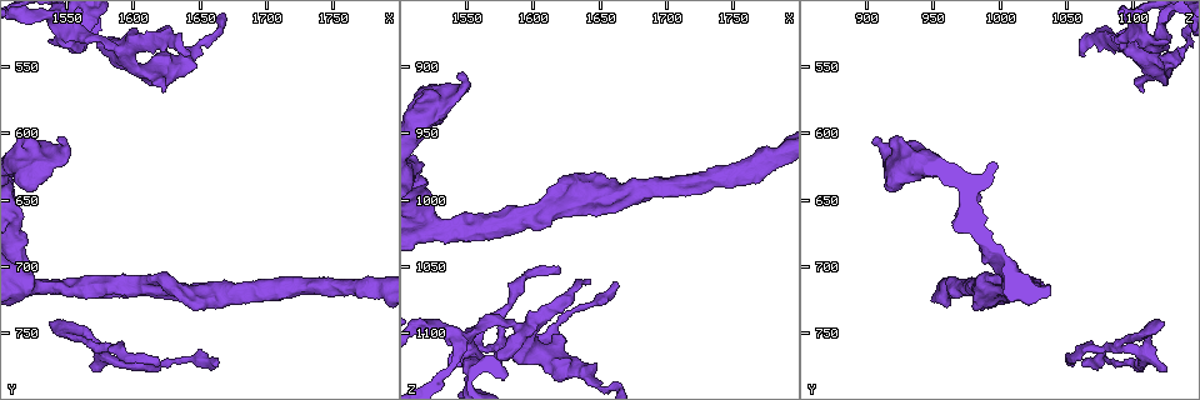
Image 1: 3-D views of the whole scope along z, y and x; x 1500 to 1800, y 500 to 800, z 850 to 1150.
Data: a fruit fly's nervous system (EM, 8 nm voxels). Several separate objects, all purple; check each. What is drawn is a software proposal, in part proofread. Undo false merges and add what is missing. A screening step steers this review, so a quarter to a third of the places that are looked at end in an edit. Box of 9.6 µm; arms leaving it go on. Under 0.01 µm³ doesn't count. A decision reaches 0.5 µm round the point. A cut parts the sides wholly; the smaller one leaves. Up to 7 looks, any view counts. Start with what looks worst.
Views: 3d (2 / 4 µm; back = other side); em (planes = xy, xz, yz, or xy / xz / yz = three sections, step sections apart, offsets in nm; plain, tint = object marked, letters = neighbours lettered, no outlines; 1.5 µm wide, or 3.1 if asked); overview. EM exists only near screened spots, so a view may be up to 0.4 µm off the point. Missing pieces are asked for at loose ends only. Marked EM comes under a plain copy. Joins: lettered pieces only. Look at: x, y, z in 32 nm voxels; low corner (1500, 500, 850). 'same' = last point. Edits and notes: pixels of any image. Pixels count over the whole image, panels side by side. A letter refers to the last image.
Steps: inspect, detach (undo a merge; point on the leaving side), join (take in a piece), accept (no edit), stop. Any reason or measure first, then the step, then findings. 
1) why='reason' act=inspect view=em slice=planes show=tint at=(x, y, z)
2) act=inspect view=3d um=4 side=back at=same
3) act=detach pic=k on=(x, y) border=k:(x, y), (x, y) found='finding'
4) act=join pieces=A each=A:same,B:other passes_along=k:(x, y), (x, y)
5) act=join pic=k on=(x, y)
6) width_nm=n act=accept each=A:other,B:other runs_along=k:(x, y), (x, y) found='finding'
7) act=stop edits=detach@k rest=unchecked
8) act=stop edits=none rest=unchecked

why='free end' act=inspect view=em slice=planes show=letters at=(1544, 606, 906)

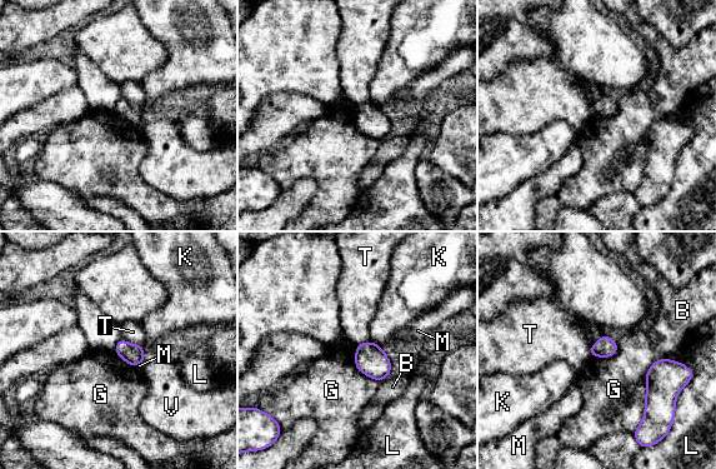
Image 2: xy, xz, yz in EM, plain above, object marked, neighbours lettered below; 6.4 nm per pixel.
act=accept each=B:other,G:other,K:other,L:other,M:other,T:other,V:other border=2:(679, 360), (650, 367), (634, 430) found='no lettered piece goes on from it'

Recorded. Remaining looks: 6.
why='free end' act=inspect view=3d um=2 at=(1664, 776, 1062)

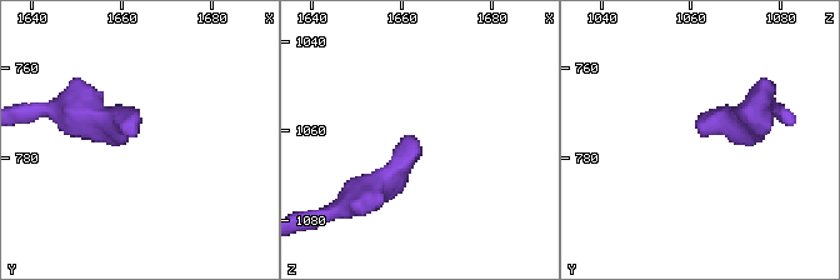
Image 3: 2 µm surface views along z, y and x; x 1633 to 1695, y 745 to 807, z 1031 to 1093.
why='need the tissue' act=inspect view=em slice=planes show=letters at=(1663, 775, 1063)

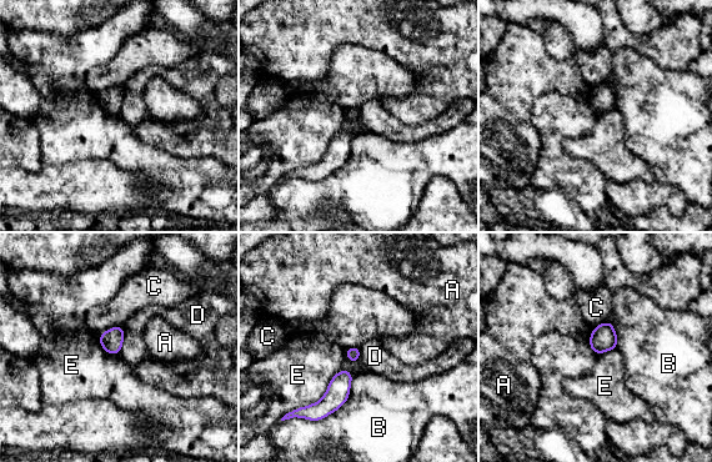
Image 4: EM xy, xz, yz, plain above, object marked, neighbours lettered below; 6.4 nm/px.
longest_contact=E:440nm act=accept each=A:other,B:other,C:other,D:other,E:other border=4:(352, 373), (294, 410) found='none of them fits'

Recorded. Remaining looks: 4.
why='branch stops here' act=inspect view=em um=3.1 slice=xz step=8 show=letters at=(1574, 778, 1126)

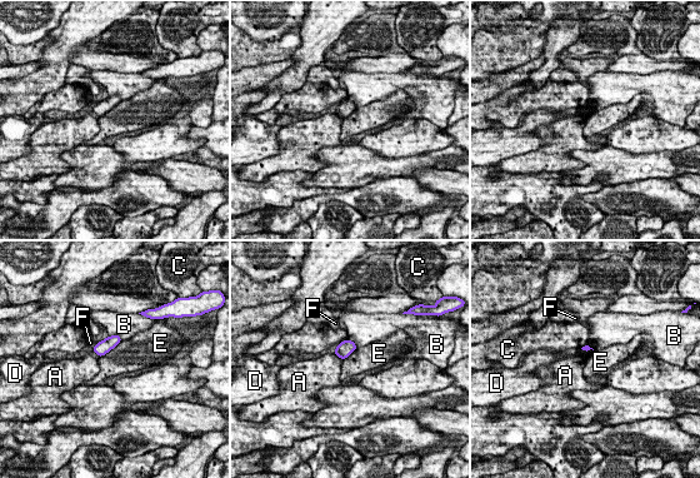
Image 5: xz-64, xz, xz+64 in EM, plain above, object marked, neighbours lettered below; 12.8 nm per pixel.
act=inspect view=em um=3.1 slice=xy step=16 show=letters at=same

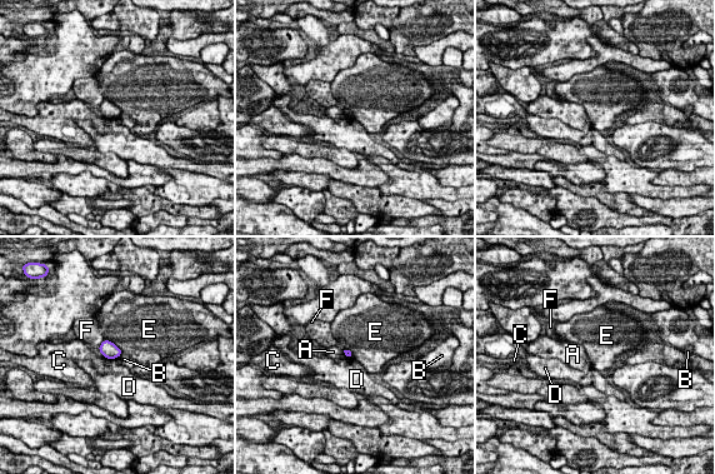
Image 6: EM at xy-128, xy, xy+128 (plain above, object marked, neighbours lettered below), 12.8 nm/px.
act=accept each=A:other,B:other,C:other,D:other,E:other,F:other border=6:(104, 339), (108, 339), (121, 352) found='none of them fits'

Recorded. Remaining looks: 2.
act=stop edits=none rest=unchecked

